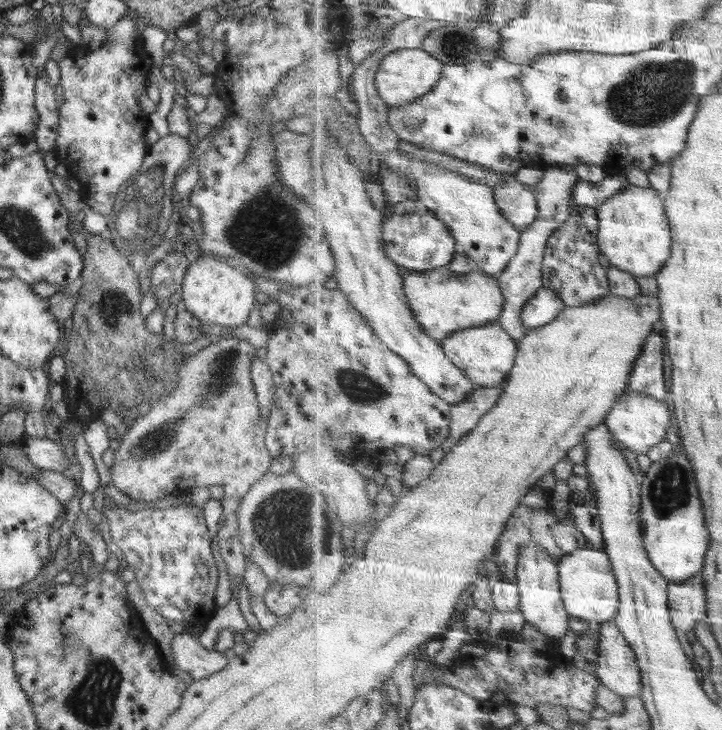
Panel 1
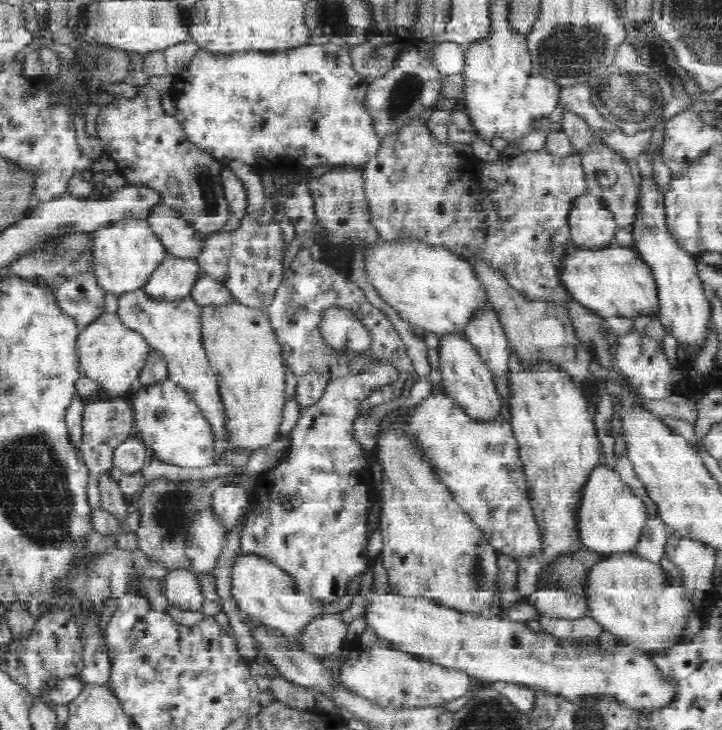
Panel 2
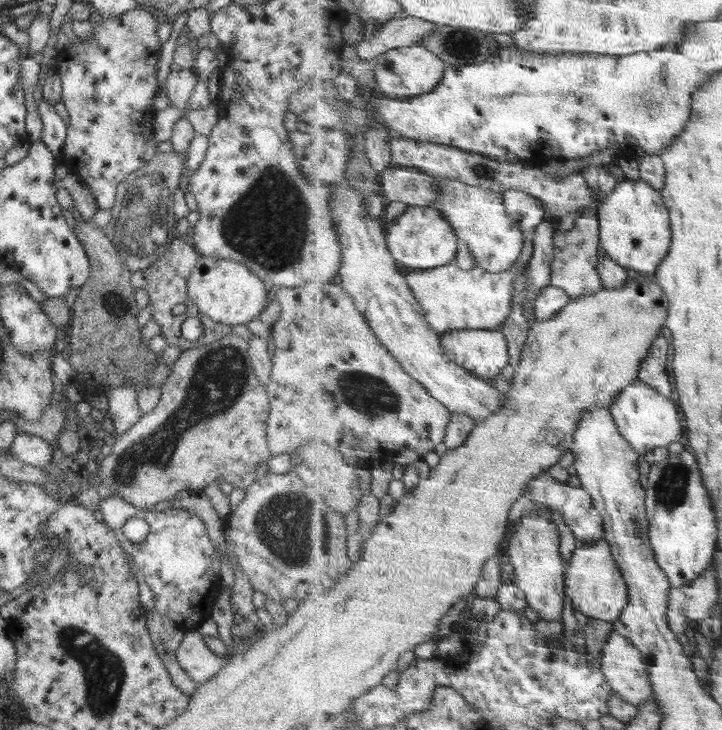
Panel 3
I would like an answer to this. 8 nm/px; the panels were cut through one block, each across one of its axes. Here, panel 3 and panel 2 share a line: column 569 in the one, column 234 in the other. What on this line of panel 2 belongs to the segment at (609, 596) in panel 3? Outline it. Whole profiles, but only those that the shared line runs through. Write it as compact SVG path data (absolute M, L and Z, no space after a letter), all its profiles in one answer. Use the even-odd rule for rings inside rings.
M241 554L244 560L234 566L234 584L232 592L237 601L241 613L252 613L277 628L281 634L300 638L307 627L319 617L326 614L342 613L352 602L352 597L338 598L336 602L322 602L313 599L312 596L303 594L297 589L296 581L292 574L280 568L276 563L266 558L260 558L252 554Z

